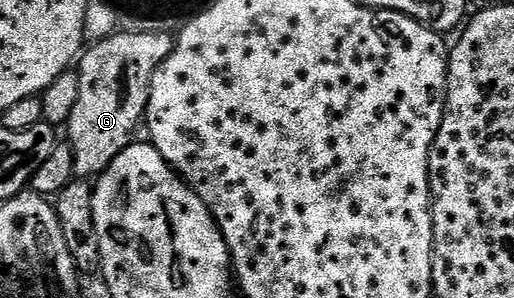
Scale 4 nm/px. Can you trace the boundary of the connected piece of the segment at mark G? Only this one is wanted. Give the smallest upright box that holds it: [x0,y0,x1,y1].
[66,30,174,177]

